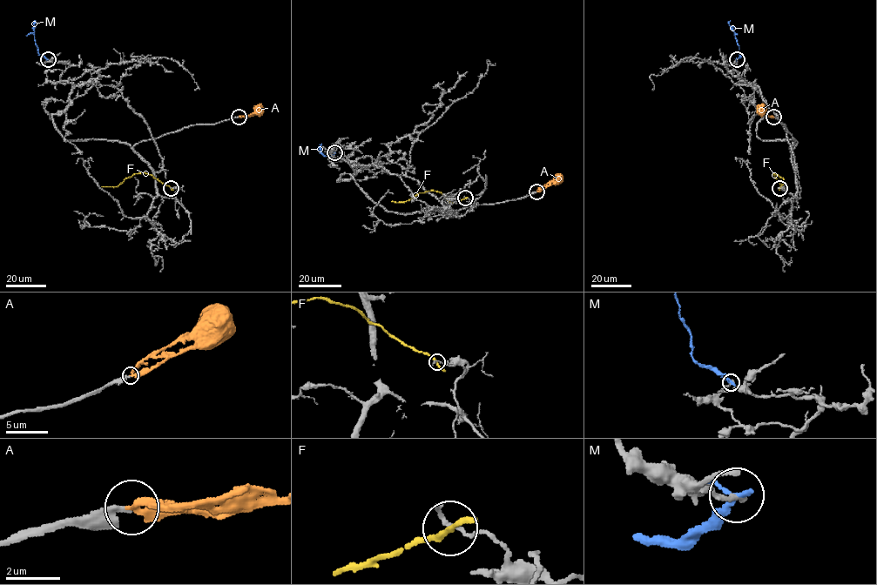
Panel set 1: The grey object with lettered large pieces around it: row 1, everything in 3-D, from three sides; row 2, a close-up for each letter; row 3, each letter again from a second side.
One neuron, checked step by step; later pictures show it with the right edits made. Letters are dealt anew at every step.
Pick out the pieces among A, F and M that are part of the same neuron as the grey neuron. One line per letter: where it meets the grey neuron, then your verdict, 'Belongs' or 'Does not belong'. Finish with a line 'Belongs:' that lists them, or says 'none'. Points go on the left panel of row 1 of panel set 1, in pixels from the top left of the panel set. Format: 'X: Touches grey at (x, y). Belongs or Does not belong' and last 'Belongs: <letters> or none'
A: Touches grey at (239, 117). Belongs
F: Touches grey at (171, 188). Does not belong
M: Touches grey at (48, 59). Does not belong
Belongs: A

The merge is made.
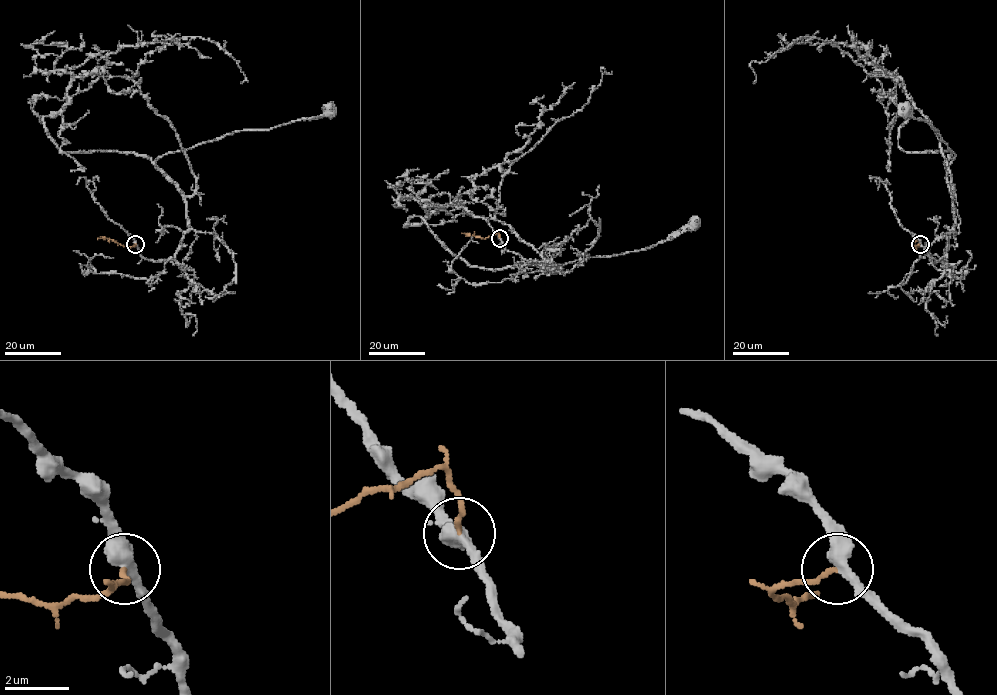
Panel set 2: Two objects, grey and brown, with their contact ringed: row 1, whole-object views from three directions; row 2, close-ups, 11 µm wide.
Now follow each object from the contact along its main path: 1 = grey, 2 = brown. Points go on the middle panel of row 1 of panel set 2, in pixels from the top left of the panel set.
1: (499, 238), (508, 251), (551, 273), (519, 269), (635, 252), (695, 223)
2: (499, 238), (498, 232), (484, 238), (462, 233)

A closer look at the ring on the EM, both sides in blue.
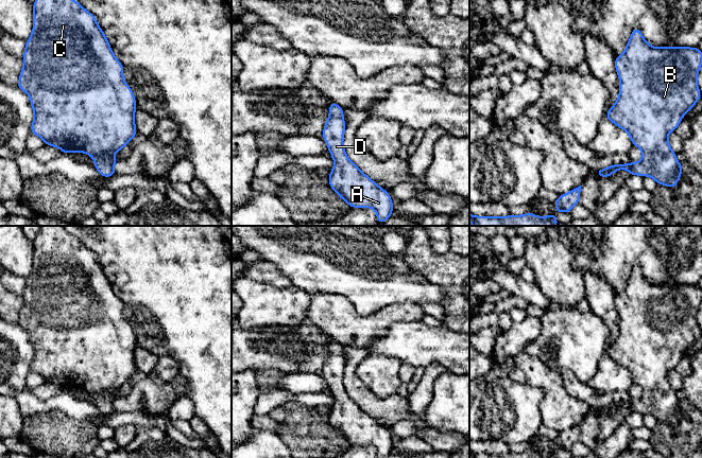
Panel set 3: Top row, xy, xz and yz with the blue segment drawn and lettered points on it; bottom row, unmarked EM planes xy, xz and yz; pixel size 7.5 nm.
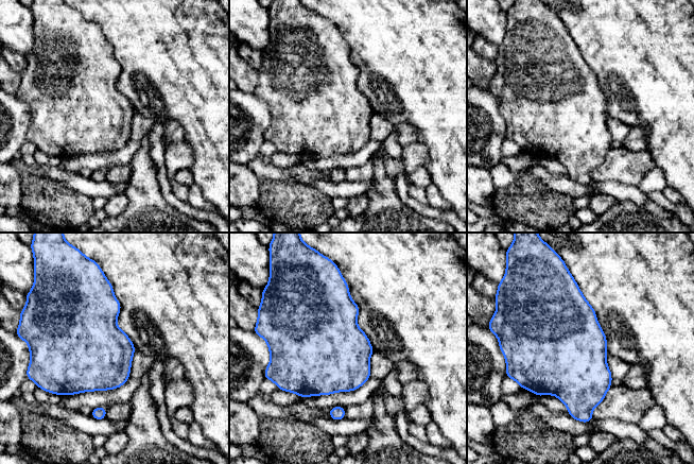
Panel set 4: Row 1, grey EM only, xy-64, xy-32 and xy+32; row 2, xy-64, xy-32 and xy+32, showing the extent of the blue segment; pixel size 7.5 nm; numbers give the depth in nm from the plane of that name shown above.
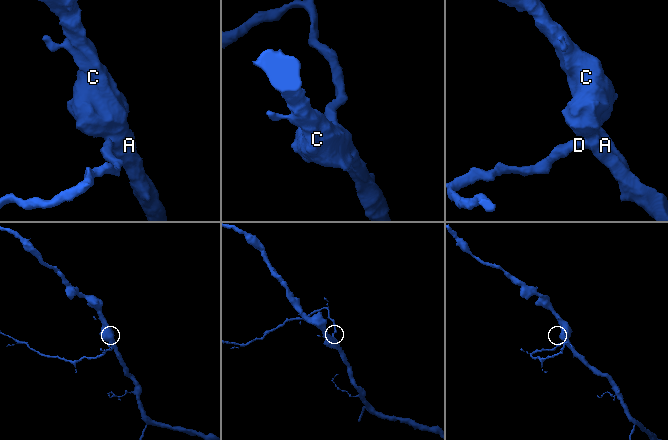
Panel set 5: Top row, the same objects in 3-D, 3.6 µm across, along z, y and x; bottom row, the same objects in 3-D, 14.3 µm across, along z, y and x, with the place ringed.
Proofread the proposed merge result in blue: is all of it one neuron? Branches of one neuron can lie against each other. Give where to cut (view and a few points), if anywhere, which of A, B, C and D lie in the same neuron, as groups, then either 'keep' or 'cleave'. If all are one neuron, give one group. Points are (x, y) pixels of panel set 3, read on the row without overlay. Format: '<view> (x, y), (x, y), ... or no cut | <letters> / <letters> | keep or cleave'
no cut | A B C D | keep

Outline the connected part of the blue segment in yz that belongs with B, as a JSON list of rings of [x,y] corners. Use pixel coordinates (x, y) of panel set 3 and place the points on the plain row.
[[[635,265],[624,289],[615,296],[614,301],[620,318],[619,334],[605,355],[630,372],[633,383],[641,387],[643,394],[639,400],[617,401],[597,407],[596,412],[606,416],[626,406],[630,412],[649,413],[657,422],[674,425],[682,413],[682,402],[668,381],[668,371],[675,368],[684,352],[701,336],[697,313],[702,303],[702,289],[689,284],[651,284]]]

